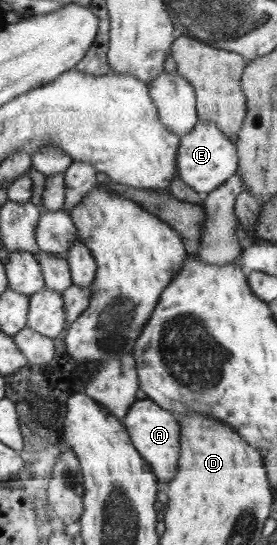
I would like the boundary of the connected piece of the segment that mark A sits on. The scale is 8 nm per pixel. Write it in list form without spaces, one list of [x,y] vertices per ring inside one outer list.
[[[151,399],[137,401],[124,419],[126,429],[130,431],[130,438],[137,450],[153,466],[154,474],[159,482],[171,482],[179,469],[181,457],[182,423],[169,410],[162,409]]]

